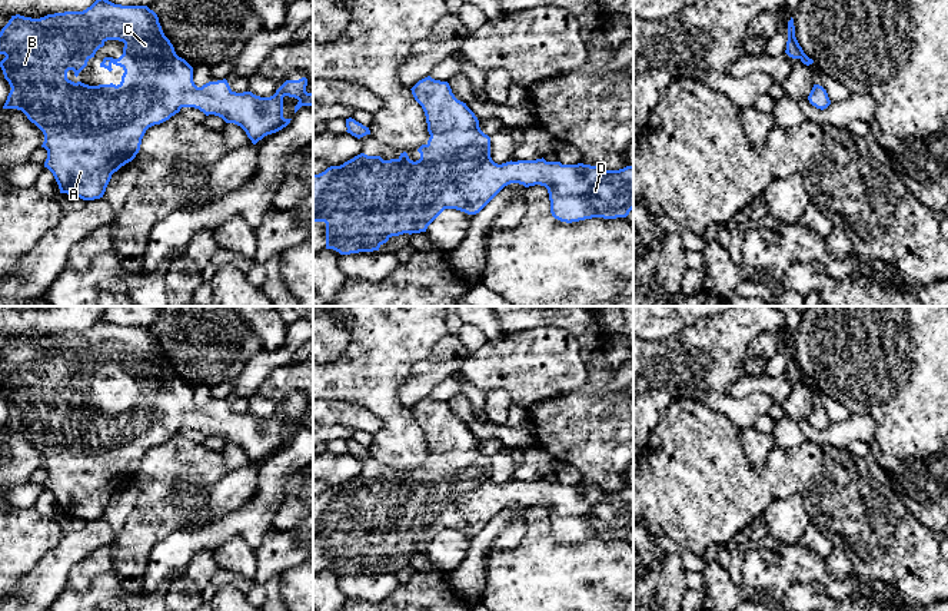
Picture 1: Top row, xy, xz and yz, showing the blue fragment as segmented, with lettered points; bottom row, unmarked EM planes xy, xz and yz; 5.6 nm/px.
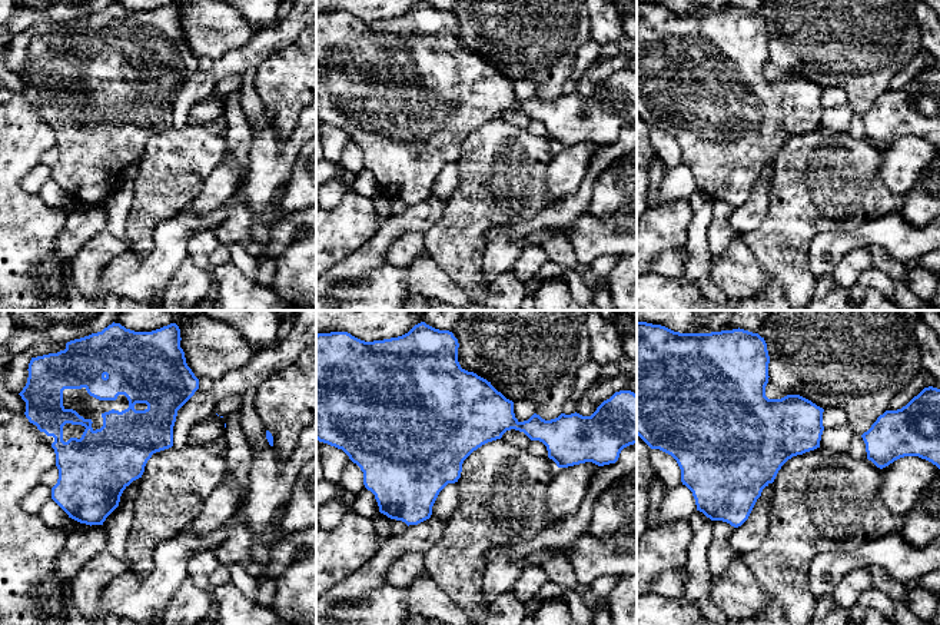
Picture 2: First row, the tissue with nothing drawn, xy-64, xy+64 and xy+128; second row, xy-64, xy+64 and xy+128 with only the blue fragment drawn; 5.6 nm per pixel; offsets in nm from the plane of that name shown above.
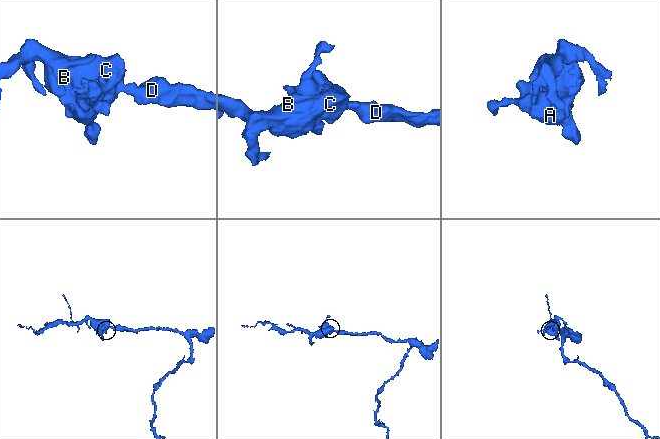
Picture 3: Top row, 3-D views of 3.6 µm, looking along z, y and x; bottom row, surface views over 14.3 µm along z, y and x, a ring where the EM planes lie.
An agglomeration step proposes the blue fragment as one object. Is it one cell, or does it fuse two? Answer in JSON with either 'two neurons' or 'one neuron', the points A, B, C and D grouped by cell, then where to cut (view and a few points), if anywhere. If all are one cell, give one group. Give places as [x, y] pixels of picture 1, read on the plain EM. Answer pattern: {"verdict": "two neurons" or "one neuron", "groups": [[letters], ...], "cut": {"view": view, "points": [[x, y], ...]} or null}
{"verdict": "one neuron", "groups": [["A", "B", "C", "D"]], "cut": null}

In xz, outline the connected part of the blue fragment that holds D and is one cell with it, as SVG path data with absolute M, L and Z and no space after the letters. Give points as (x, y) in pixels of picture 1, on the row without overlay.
M428 396L410 411L425 432L430 455L428 464L418 469L419 481L410 481L406 472L390 481L360 474L313 495L313 542L326 544L326 570L340 575L379 571L392 557L426 552L445 529L479 534L510 504L545 507L552 537L566 544L626 538L633 529L633 487L603 491L583 484L546 482L543 478L498 485L490 478L490 458L480 451L466 424L455 418L448 402Z

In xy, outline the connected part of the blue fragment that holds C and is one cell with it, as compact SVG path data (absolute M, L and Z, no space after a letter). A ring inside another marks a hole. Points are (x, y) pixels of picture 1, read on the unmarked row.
M104 318L83 332L40 339L11 336L0 352L0 375L6 376L0 388L11 408L3 429L21 431L43 452L41 468L47 471L44 488L53 494L60 514L83 521L103 518L112 495L139 474L146 451L169 441L182 428L194 428L206 436L214 435L234 444L256 465L290 444L292 439L283 438L285 416L299 421L295 434L302 426L313 426L313 414L306 412L306 398L286 401L270 418L236 414L226 399L197 408L193 388L176 375L153 331L114 325ZM107 361L123 362L123 375L119 379L104 378L100 388L112 392L113 385L120 386L124 391L122 402L117 406L89 406L69 401L67 392L73 391L77 398Z

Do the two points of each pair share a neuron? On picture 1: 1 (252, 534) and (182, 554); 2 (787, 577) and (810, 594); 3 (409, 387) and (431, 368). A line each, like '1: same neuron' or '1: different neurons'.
1: same neuron
2: different neurons
3: same neuron

